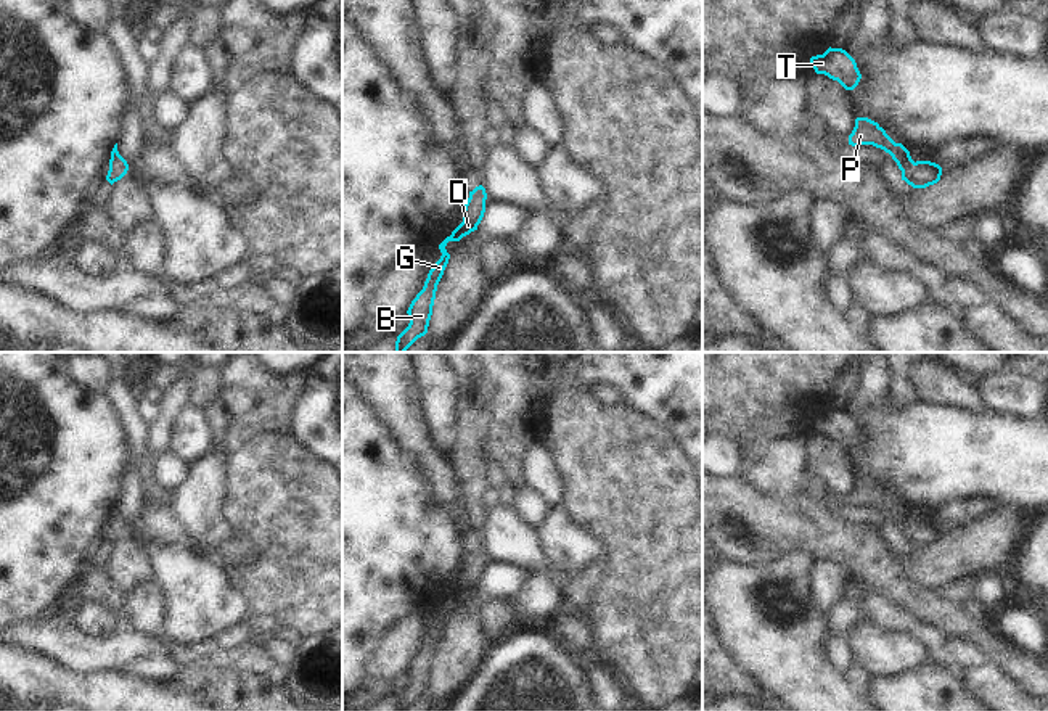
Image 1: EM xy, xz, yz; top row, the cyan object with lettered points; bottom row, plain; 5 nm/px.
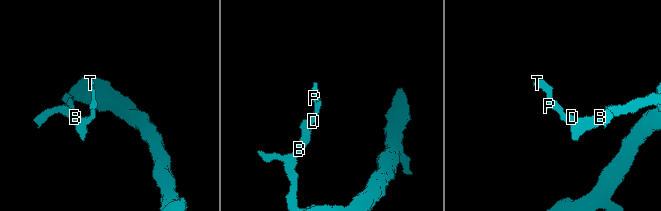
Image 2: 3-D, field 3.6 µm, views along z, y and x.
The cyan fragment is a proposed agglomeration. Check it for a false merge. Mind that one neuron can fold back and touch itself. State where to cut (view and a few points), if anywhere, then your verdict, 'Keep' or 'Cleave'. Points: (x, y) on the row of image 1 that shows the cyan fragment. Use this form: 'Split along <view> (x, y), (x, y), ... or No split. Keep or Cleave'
No split. Keep

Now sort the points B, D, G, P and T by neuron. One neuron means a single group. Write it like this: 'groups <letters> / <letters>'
groups B D G P T

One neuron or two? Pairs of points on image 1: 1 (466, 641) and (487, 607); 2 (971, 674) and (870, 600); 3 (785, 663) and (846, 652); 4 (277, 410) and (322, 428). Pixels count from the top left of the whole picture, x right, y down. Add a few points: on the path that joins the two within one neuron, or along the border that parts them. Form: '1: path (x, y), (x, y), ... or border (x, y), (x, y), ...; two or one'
1: border (479, 594), (484, 628), (494, 644); two
2: path (945, 650), (918, 628), (896, 618); one
3: border (828, 631), (826, 652), (831, 663), (843, 673); two
4: border (309, 383), (291, 430); two

